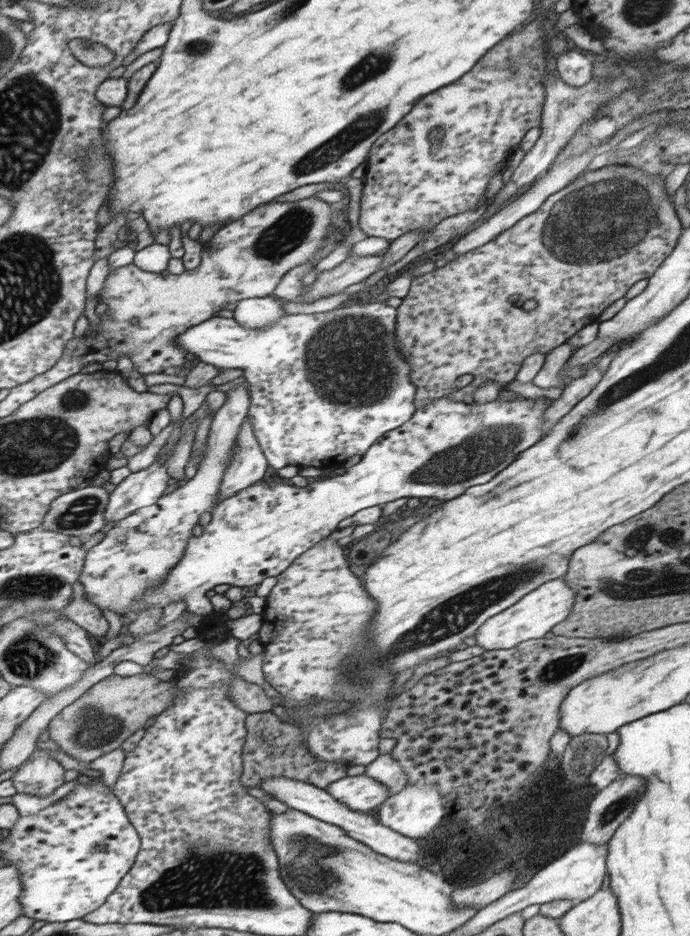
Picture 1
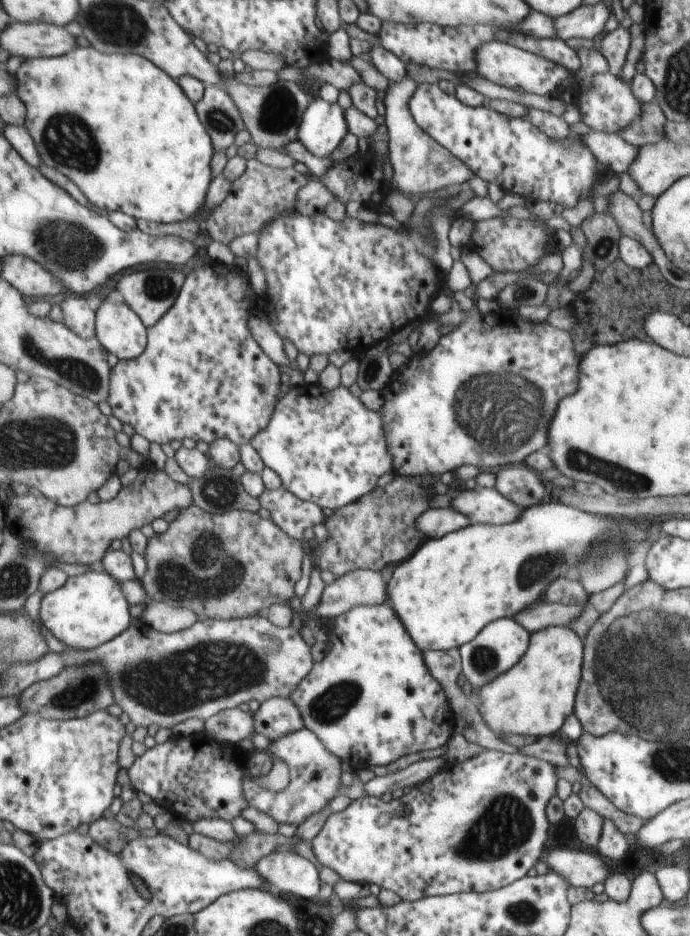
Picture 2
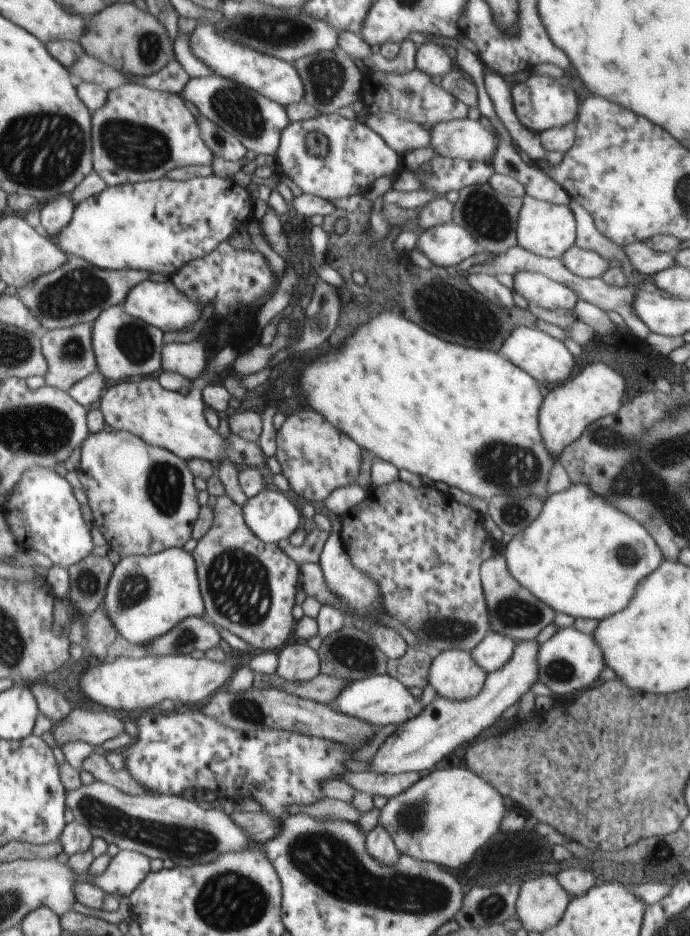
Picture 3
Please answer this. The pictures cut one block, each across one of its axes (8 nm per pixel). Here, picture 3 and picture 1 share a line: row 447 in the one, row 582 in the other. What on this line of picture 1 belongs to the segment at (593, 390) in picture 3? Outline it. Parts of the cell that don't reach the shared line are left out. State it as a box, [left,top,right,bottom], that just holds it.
[474,577,576,652]

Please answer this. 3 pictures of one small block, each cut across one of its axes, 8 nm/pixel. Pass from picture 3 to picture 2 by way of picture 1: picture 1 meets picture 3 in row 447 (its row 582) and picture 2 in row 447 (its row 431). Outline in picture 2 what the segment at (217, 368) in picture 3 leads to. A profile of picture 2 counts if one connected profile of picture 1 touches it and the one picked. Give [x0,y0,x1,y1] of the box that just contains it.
[380,299,580,478]

